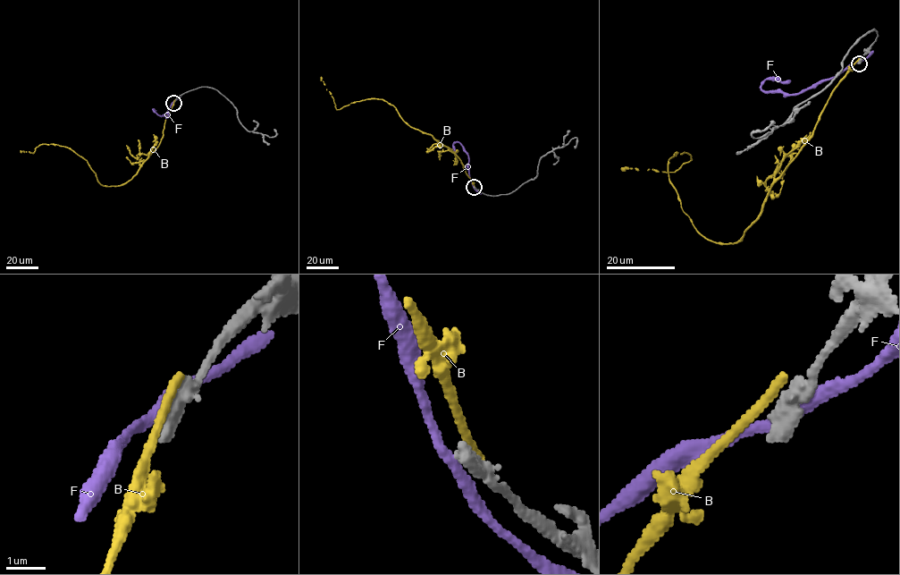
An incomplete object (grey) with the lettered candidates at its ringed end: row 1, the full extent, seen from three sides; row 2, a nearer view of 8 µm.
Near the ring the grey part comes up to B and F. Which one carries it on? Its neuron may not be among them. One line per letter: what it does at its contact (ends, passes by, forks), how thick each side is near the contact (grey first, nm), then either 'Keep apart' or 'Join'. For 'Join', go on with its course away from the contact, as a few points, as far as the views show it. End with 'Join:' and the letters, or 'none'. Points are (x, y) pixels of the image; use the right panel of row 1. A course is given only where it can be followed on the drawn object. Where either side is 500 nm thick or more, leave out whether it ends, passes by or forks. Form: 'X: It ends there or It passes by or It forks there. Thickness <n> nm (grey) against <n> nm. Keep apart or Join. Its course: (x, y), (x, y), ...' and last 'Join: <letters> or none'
B: Thickness 550 nm (grey) against 280 nm. Keep apart
F: Thickness 550 nm (grey) against 280 nm. Keep apart
Join: none

